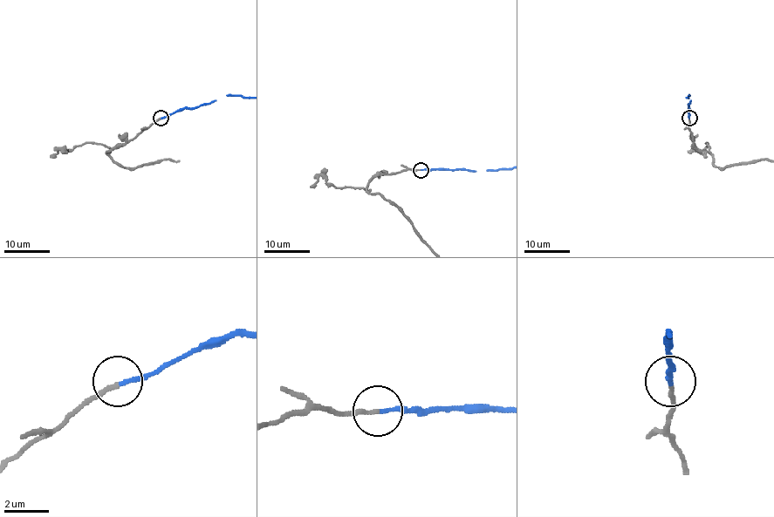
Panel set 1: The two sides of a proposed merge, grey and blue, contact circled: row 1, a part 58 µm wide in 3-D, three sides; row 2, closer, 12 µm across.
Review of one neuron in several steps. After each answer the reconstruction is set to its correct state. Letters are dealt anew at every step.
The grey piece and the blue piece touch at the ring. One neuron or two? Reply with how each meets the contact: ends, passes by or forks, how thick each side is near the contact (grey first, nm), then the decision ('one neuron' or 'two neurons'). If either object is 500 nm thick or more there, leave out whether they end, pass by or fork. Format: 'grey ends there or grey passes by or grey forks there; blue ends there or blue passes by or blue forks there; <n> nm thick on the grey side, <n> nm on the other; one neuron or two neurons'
grey ends there; blue ends there; 190 nm thick on the grey side, 170 nm on the other; one neuron

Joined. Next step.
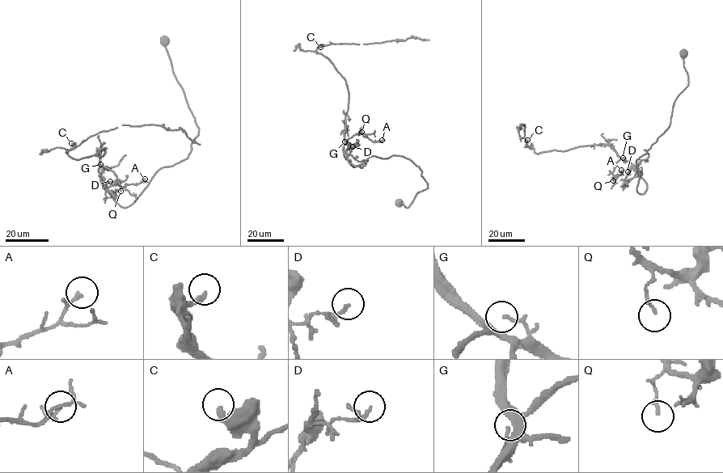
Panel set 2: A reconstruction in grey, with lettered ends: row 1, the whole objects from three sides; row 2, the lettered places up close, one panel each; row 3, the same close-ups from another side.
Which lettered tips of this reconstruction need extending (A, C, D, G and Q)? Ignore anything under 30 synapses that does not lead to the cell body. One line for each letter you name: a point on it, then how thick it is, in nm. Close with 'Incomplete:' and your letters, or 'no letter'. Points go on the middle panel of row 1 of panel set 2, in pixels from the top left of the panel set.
C: place (320, 47); calibre 240 nm
Incomplete: C

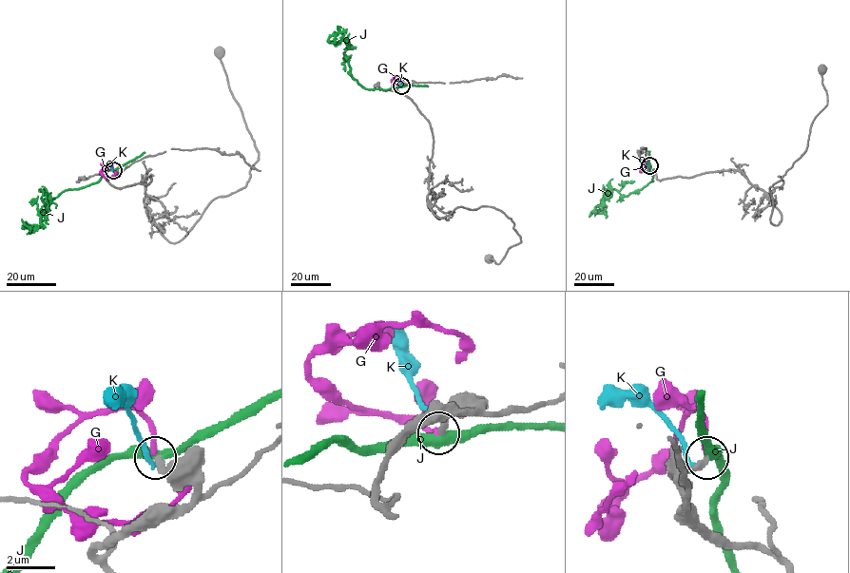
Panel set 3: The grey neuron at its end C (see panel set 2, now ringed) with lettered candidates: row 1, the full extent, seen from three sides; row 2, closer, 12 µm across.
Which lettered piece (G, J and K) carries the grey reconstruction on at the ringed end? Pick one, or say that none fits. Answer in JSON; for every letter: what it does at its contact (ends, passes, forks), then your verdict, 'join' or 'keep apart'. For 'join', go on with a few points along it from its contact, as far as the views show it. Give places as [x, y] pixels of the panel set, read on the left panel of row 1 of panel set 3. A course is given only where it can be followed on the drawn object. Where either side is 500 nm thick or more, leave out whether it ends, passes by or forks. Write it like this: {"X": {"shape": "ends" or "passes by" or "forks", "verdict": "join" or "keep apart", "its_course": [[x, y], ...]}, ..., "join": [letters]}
{"G": {"shape": "ends", "verdict": "keep apart"}, "J": {"shape": "passes by", "verdict": "keep apart"}, "K": {"shape": "ends", "verdict": "keep apart"}, "join": []}

